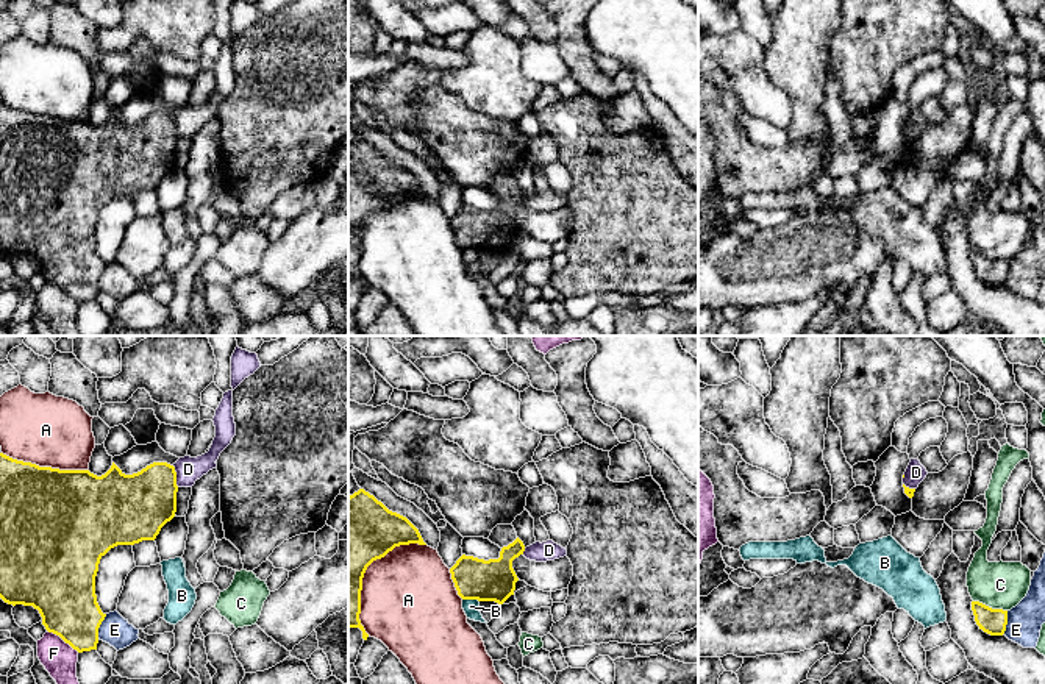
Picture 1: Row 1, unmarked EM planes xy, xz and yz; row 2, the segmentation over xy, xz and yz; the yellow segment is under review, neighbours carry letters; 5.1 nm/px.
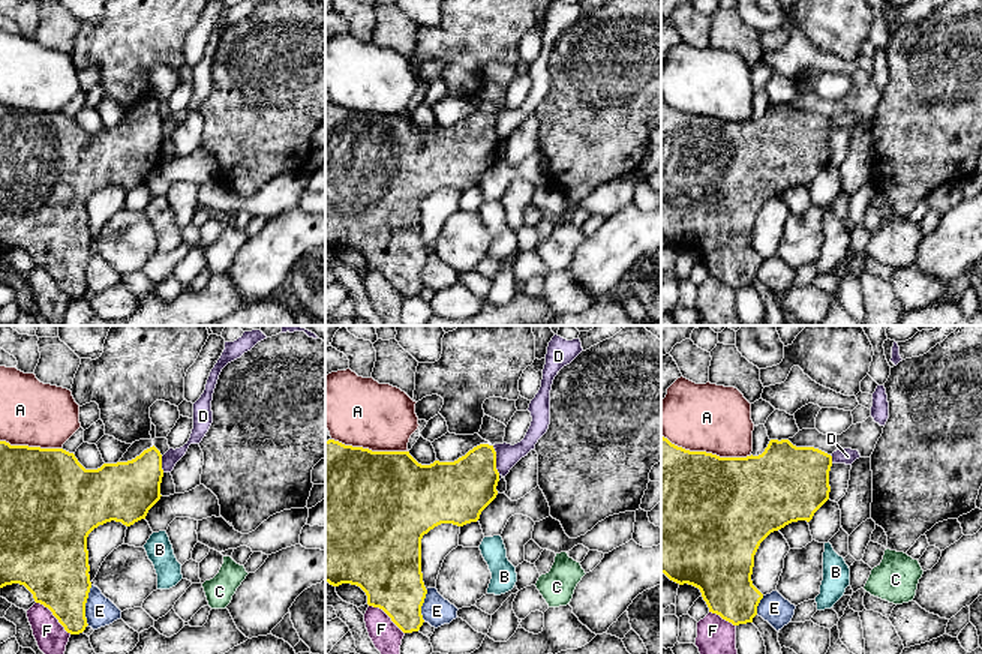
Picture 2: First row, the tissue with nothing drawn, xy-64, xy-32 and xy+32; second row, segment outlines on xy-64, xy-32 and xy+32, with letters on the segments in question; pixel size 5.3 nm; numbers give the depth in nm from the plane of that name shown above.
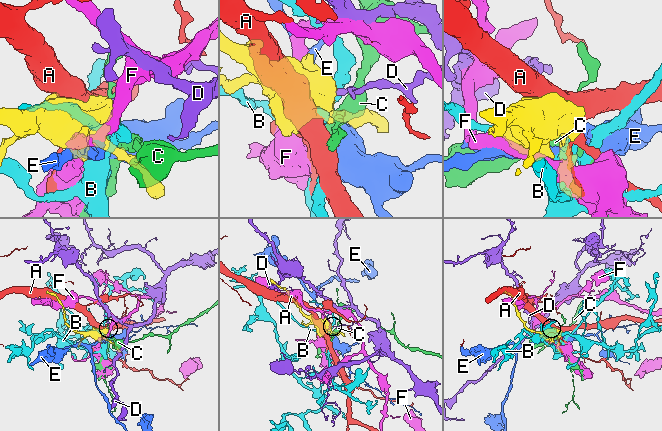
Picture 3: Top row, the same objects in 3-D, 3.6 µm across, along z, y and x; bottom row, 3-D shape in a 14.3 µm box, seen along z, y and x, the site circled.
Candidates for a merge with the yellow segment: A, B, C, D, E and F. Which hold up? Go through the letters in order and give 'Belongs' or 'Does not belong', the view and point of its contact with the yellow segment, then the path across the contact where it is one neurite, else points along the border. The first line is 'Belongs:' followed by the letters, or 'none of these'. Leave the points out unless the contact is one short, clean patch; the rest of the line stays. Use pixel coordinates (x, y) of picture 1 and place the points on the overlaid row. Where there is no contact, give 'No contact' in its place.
Belongs: none of these
A: Does not belong. Touches yellow at xz (364, 572)
B: Does not belong. Touches yellow at xz (470, 598)
C: Does not belong. Touches yellow at yz (991, 608)
D: Does not belong. Touches yellow at xy (175, 477)
E: Does not belong. Touches yellow at xy (99, 626)
F: Does not belong. Touches yellow at xy (63, 639)

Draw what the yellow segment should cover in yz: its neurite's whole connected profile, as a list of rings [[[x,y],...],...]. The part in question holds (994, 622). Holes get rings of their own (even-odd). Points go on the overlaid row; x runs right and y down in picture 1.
[[[972,601],[975,622],[984,632],[990,636],[1003,636],[1008,625],[1008,611],[992,609],[979,601]]]

